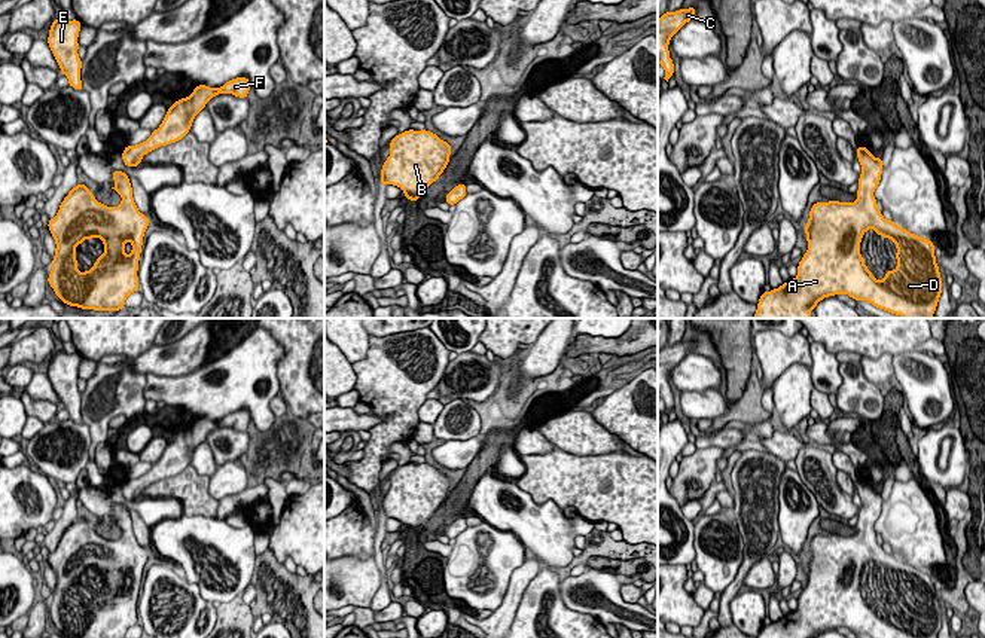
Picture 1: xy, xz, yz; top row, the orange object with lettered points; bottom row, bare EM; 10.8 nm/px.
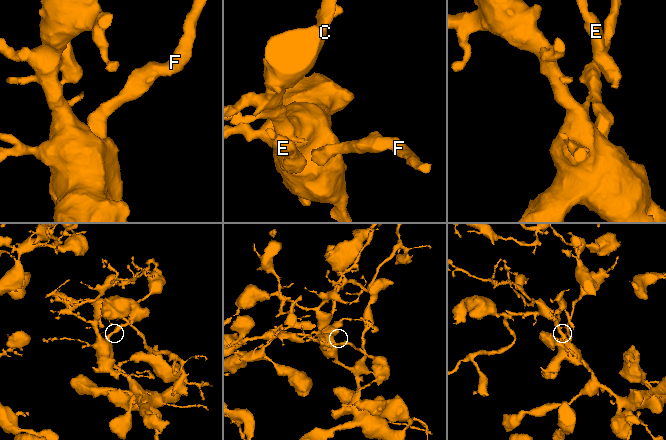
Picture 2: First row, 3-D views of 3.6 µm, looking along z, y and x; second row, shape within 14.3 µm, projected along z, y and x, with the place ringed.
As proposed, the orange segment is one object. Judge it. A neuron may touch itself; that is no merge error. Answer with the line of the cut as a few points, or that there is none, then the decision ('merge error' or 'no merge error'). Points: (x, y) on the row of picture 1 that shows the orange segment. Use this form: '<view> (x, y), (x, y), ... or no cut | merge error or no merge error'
no cut | no merge error

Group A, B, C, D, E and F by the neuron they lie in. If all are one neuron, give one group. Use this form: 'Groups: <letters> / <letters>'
Groups: A B C D E F

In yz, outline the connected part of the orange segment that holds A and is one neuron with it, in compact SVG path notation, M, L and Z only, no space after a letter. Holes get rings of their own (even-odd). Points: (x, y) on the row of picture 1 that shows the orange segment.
M867 147L856 149L862 165L857 199L854 202L815 202L805 225L808 250L798 265L798 277L778 289L763 291L753 318L811 318L809 314L824 297L848 294L854 300L866 300L873 306L903 318L931 318L942 294L942 278L936 263L934 244L921 238L893 220L885 220L873 196L881 181L884 162ZM869 229L896 244L897 266L887 271L882 281L876 280L860 254L863 233Z

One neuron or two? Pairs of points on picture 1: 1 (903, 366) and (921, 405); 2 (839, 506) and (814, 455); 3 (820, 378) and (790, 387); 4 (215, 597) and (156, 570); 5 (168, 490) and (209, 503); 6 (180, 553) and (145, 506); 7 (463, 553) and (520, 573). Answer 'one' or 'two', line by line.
1: one
2: one
3: two
4: two
5: one
6: two
7: two

